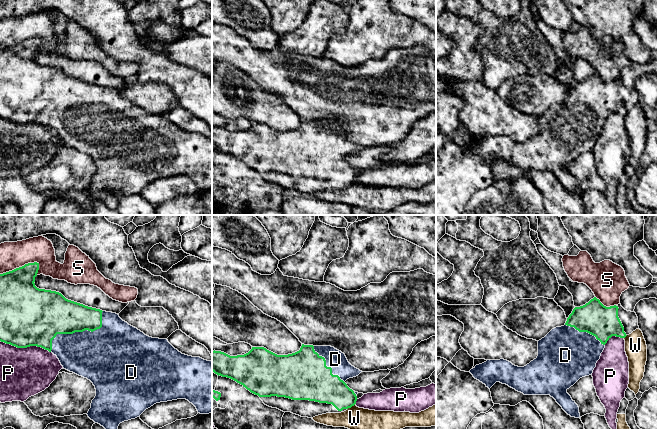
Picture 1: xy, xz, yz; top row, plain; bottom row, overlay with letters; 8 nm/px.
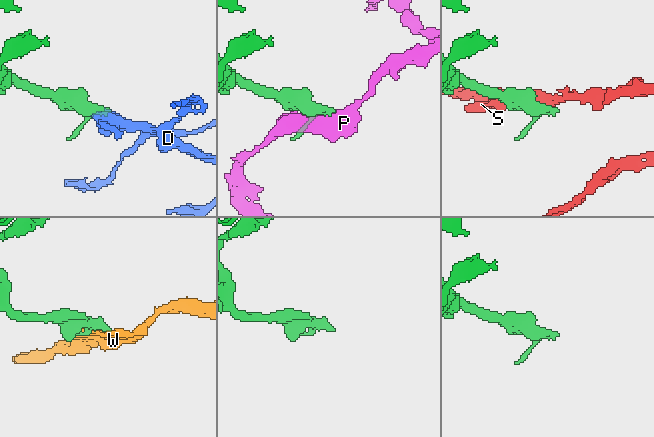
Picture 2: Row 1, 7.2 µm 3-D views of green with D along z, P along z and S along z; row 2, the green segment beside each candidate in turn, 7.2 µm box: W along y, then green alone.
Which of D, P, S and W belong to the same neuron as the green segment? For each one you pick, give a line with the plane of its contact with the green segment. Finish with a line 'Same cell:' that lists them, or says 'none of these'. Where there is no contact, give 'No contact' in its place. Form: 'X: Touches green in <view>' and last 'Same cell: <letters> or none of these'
D: Touches green in xy
Same cell: D

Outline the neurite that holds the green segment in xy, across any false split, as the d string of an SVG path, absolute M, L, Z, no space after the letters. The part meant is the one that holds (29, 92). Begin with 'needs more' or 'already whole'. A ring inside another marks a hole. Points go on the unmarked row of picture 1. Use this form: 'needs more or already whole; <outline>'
needs more; M28 39L12 47L0 50L0 117L17 124L27 124L30 122L41 123L57 132L64 145L90 156L96 165L96 172L92 176L91 184L87 191L95 199L103 202L111 209L117 209L118 202L124 197L135 195L148 184L156 179L167 178L177 175L186 175L192 179L198 189L212 189L212 137L204 136L200 133L192 133L182 130L175 125L167 115L152 114L145 111L137 104L123 97L118 90L102 87L100 85L85 82L83 80L66 75L61 69L51 66L39 65L35 62L35 53L39 46L39 39Z

